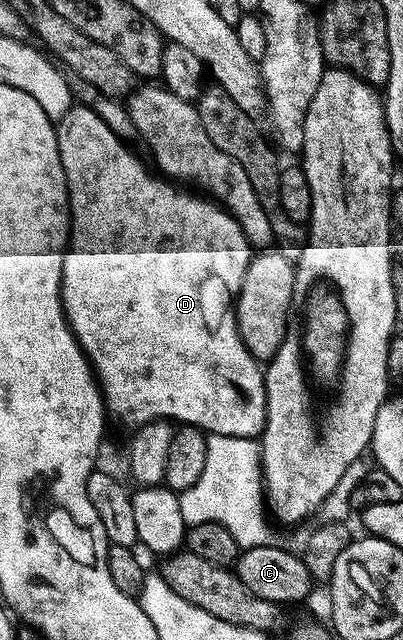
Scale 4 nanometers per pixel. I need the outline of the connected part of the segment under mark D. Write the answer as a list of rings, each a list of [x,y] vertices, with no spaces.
[[[72,105],[66,112],[64,119],[56,126],[56,139],[58,140],[58,152],[60,153],[60,159],[62,160],[62,168],[64,169],[64,175],[66,176],[66,184],[68,185],[68,213],[70,215],[70,237],[68,240],[68,248],[64,251],[62,280],[60,281],[60,298],[64,302],[64,316],[68,319],[68,324],[72,327],[72,332],[75,334],[77,342],[79,342],[81,348],[84,349],[85,354],[88,355],[88,361],[91,362],[93,371],[99,381],[106,403],[107,413],[111,415],[111,417],[113,414],[114,417],[121,418],[126,425],[132,426],[131,428],[142,427],[156,419],[167,419],[176,424],[197,426],[198,429],[205,432],[238,432],[241,438],[259,439],[264,430],[264,422],[268,419],[268,384],[265,375],[262,373],[261,363],[246,348],[246,344],[240,335],[240,330],[236,326],[236,295],[240,293],[240,289],[244,283],[244,277],[248,271],[248,266],[251,264],[254,257],[253,247],[250,245],[248,237],[242,232],[238,220],[234,220],[234,216],[231,212],[211,197],[205,196],[203,193],[200,193],[201,195],[191,194],[190,191],[183,190],[183,188],[180,187],[183,185],[177,184],[175,181],[161,176],[155,169],[152,169],[153,171],[148,170],[147,164],[128,147],[131,145],[129,145],[125,139],[119,138],[110,128],[110,124],[106,124],[106,120],[102,120],[102,116],[98,116],[98,112],[92,110],[91,105]]]

